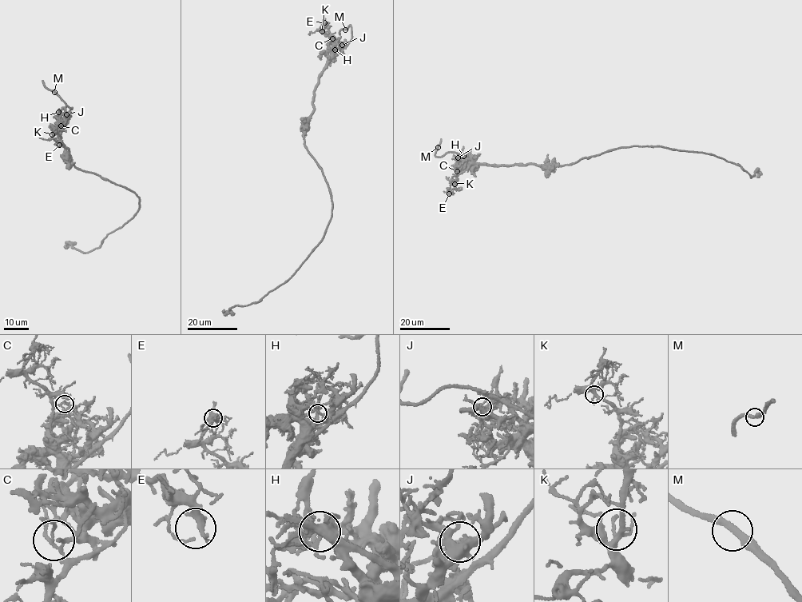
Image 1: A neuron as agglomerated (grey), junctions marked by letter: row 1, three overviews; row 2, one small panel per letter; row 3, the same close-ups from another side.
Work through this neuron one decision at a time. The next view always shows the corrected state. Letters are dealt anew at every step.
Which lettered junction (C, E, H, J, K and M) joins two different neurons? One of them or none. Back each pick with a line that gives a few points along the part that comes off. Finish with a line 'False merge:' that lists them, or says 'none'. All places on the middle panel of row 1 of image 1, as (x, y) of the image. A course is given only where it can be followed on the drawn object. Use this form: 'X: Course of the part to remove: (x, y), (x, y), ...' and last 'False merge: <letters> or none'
C: Course of the part to remove: (332, 38), (321, 30), (309, 34), (310, 31)
False merge: C

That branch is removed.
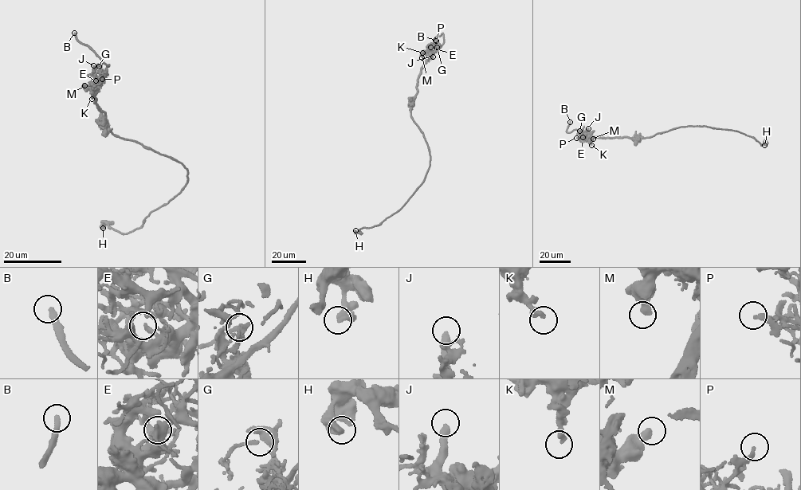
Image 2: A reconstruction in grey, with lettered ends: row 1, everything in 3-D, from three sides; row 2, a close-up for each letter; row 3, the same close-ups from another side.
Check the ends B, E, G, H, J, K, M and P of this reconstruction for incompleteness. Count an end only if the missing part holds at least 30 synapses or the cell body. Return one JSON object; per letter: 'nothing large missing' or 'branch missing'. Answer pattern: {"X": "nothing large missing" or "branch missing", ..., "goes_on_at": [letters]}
{"B": "branch missing", "E": "nothing large missing", "G": "nothing large missing", "H": "nothing large missing", "J": "nothing large missing", "K": "nothing large missing", "M": "nothing large missing", "P": "nothing large missing", "goes_on_at": ["B"]}

